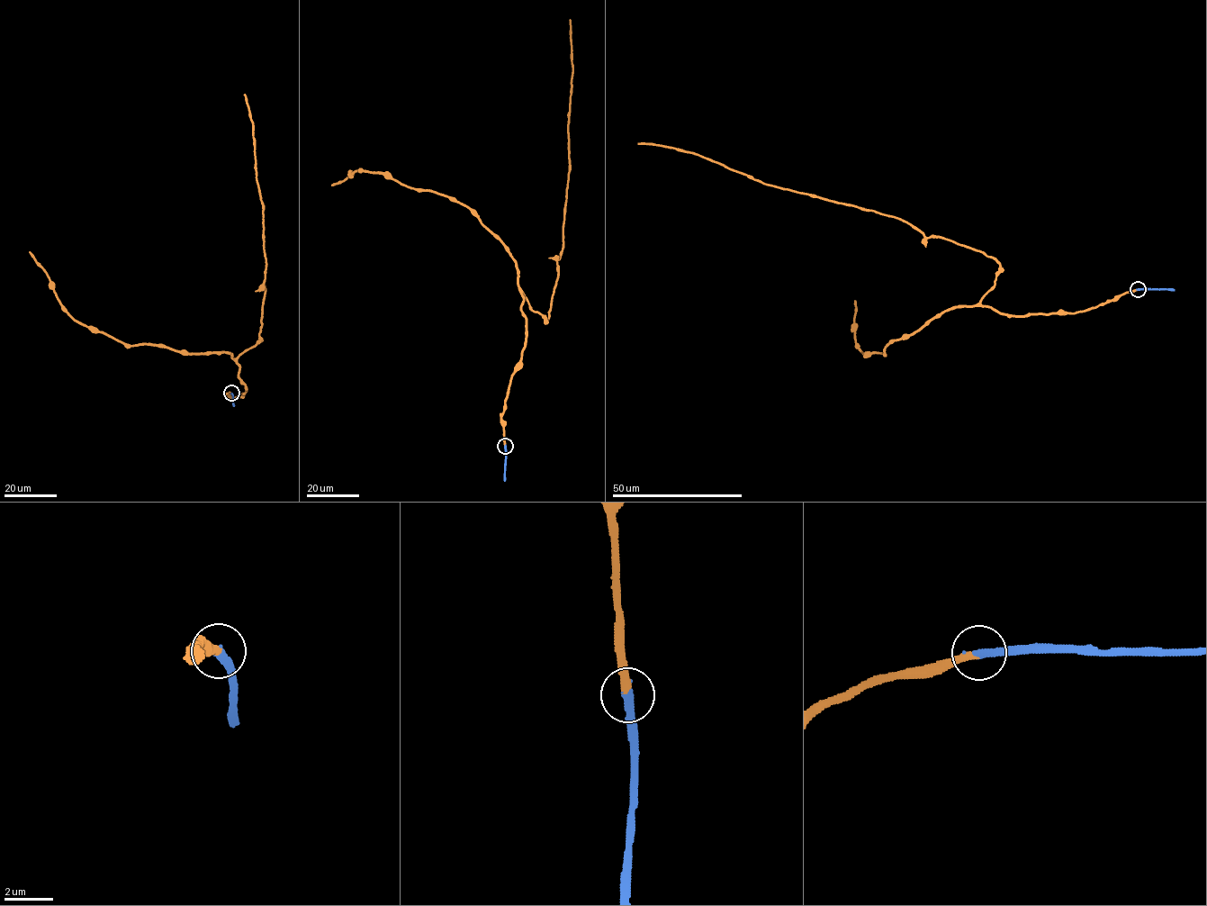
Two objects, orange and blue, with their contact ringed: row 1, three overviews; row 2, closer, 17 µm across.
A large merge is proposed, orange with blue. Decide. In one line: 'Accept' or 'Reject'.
Accept

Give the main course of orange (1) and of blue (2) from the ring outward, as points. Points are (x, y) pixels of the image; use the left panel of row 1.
1: (231, 394), (226, 394), (235, 398), (246, 392), (237, 357), (259, 340), (265, 290), (263, 211), (244, 94)
2: (231, 394), (233, 406)

